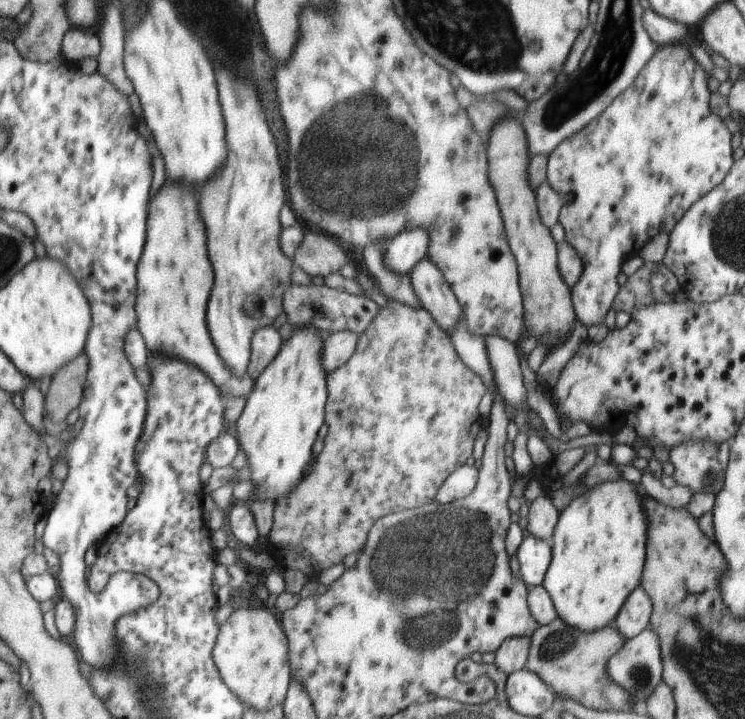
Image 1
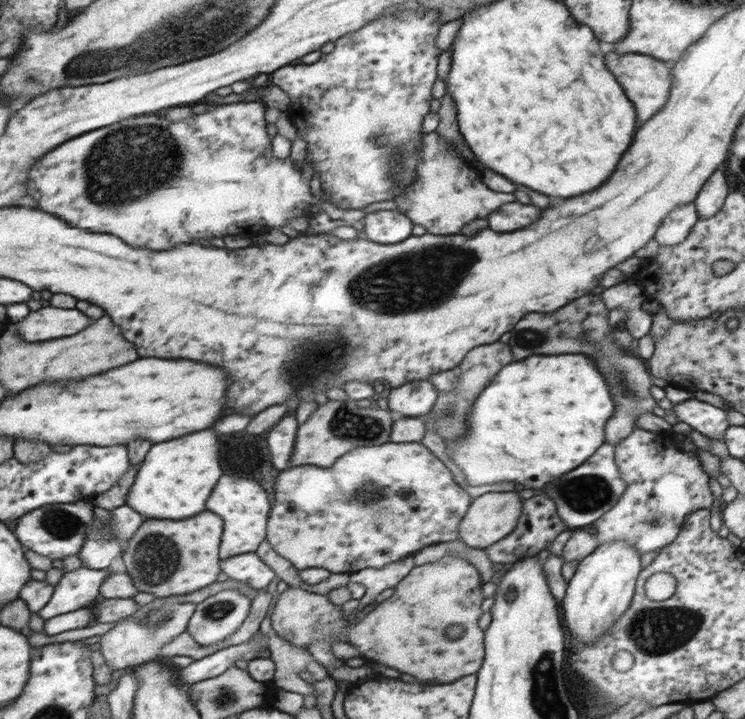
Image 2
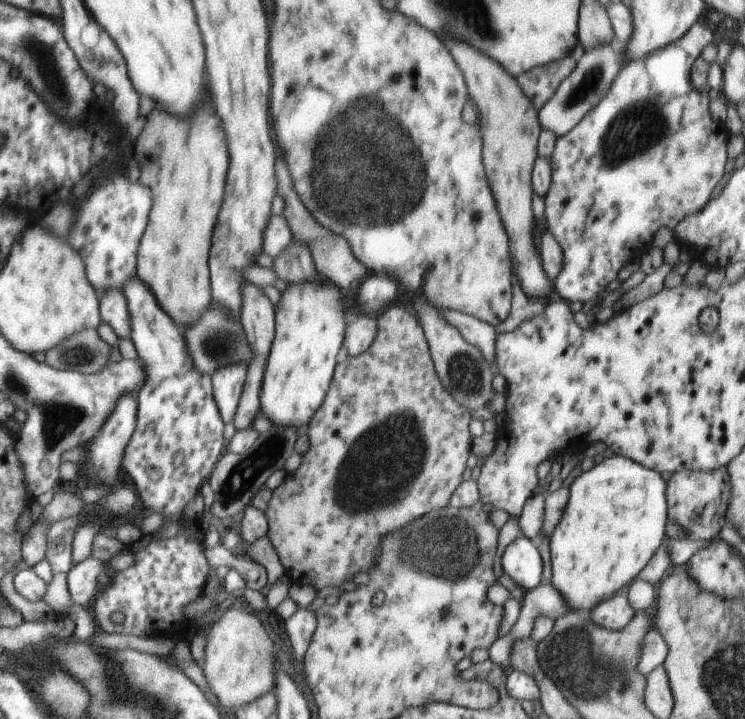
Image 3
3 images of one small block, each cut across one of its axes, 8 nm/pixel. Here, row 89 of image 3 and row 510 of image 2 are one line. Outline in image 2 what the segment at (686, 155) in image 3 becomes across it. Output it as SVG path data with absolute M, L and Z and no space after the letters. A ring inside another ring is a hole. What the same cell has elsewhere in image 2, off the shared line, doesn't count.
M635 430L638 432L634 436L631 433L615 446L618 468L630 486L621 500L588 528L598 537L598 544L624 540L640 554L659 552L678 538L689 515L698 509L710 509L714 496L708 486L708 474L702 470L698 458L692 458L696 454L678 452L678 446L672 444L668 434Z

